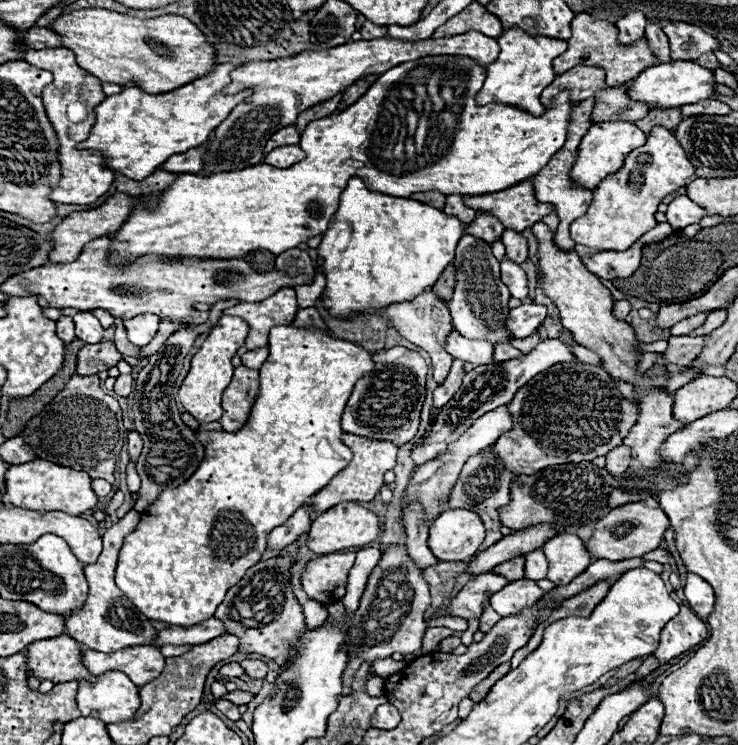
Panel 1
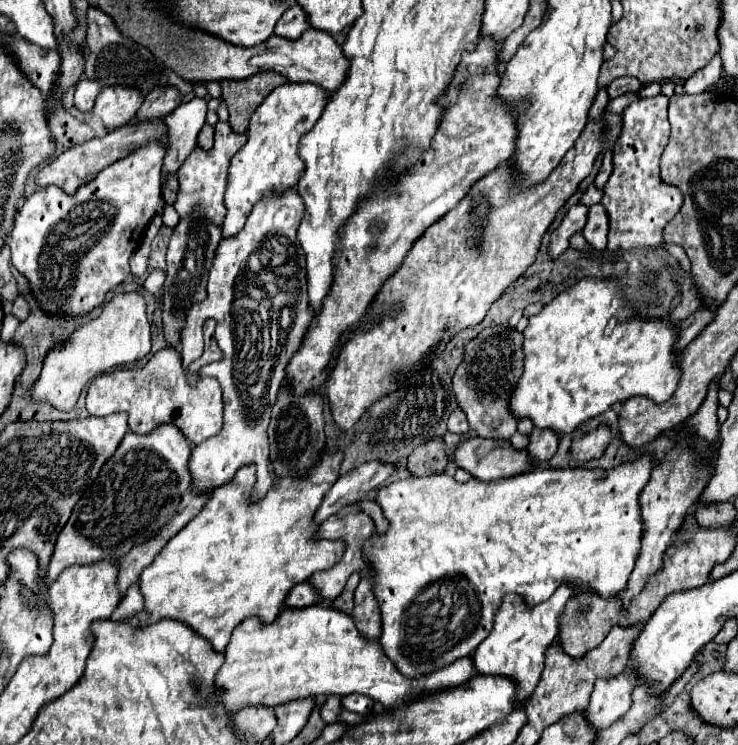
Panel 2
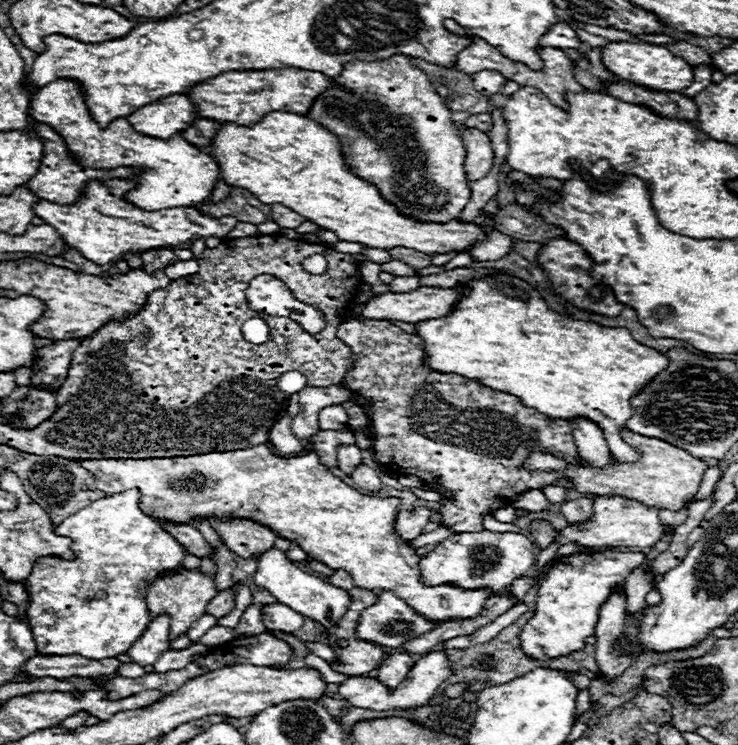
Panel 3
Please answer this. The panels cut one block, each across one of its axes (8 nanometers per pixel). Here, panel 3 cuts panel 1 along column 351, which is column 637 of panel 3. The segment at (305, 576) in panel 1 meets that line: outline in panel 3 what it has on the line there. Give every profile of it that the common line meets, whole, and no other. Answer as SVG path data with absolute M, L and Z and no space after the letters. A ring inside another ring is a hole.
M594 552L572 554L560 558L538 586L538 602L534 616L520 632L522 652L534 660L568 656L586 646L586 638L594 636L600 606L618 588L626 586L626 576L646 564L642 552Z

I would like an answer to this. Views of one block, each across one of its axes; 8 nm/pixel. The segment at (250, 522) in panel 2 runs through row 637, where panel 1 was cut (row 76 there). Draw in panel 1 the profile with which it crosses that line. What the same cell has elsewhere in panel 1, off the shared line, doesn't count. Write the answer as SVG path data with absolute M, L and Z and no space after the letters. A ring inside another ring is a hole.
M232 62L216 64L206 76L196 78L190 84L184 84L166 94L148 94L138 86L130 86L120 94L108 96L94 108L96 124L80 148L100 150L106 158L114 160L116 172L132 180L144 180L156 172L156 168L164 164L168 156L204 144L212 130L232 112L232 108L252 96L252 88L234 96L222 94L222 90L230 84L232 70L236 70Z

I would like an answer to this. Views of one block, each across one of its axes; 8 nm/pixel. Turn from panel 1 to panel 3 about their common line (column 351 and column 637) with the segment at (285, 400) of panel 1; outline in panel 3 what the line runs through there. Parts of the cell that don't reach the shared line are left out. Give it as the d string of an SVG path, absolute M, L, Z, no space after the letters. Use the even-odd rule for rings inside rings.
M494 274L482 280L472 280L468 286L458 288L468 290L468 294L464 294L464 298L454 306L450 316L416 324L416 334L424 338L428 364L434 370L462 374L492 390L510 392L528 408L536 408L550 418L586 418L600 426L608 442L608 450L616 462L636 462L642 458L636 448L622 440L620 432L626 428L626 420L632 416L630 398L668 368L670 360L666 354L636 342L628 328L606 328L596 322L572 320L550 310L528 282L510 274Z

